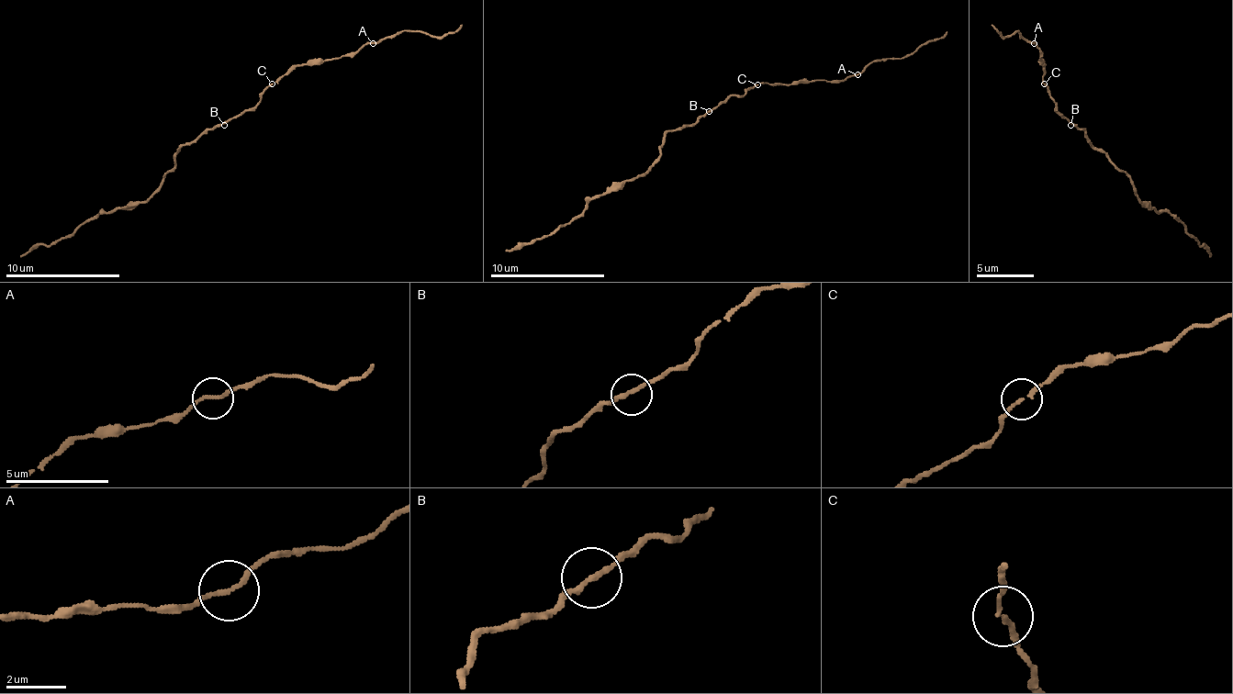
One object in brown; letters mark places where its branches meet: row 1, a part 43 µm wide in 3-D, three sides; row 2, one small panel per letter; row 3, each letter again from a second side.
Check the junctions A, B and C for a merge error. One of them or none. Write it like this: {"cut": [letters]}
{"cut": ["A"]}

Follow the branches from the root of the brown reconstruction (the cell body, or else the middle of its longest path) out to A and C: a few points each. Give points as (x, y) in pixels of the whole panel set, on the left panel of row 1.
A: (221, 121), (235, 118), (250, 110), (275, 82), (293, 70), (316, 61), (356, 55), (367, 44), (373, 44)
C: (221, 121), (235, 118), (250, 110), (273, 84)

